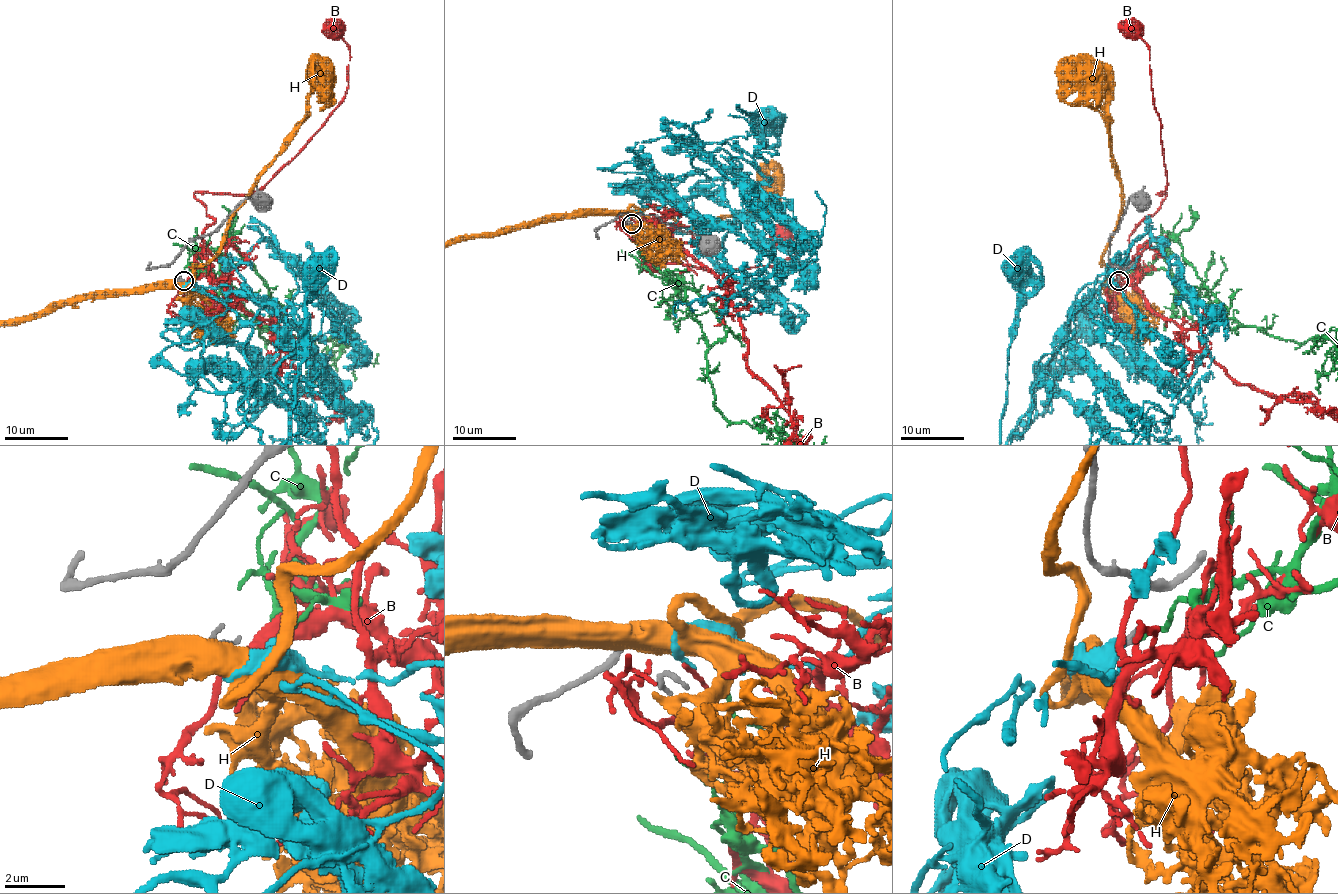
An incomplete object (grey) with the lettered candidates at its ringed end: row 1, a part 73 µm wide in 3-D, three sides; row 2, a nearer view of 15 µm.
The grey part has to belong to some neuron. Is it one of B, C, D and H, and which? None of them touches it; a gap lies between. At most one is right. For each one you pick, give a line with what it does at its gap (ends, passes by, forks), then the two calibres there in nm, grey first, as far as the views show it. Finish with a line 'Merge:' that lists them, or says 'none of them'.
C: it ends there; 140 nm thick on the grey side, 110 nm on the other
Merge: C

